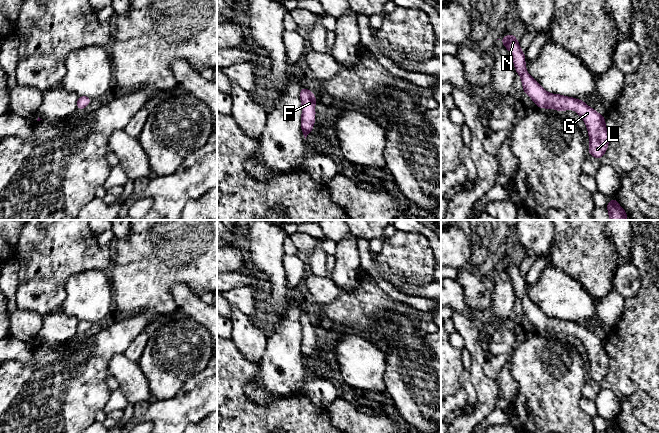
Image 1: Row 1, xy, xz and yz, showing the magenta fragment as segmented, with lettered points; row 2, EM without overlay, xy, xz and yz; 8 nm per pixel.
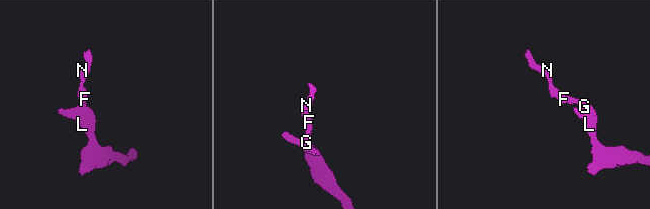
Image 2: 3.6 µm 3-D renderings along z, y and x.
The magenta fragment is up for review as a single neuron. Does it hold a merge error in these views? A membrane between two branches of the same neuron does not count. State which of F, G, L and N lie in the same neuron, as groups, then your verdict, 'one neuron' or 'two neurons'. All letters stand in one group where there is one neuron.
groups F G L N; one neuron

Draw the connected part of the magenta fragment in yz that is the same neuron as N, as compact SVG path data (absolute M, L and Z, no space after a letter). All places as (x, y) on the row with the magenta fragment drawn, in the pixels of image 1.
M509 34L503 37L501 41L512 56L516 73L521 77L523 92L533 100L537 107L548 108L549 110L554 108L558 112L572 109L577 112L585 122L588 130L590 140L588 152L594 158L600 160L609 144L609 133L606 129L605 117L580 99L548 93L528 74L525 66L525 53L521 51L517 38L513 34Z

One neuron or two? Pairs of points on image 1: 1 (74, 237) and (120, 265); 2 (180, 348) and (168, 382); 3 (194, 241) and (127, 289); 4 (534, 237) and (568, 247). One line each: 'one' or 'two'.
1: two
2: one
3: one
4: two

